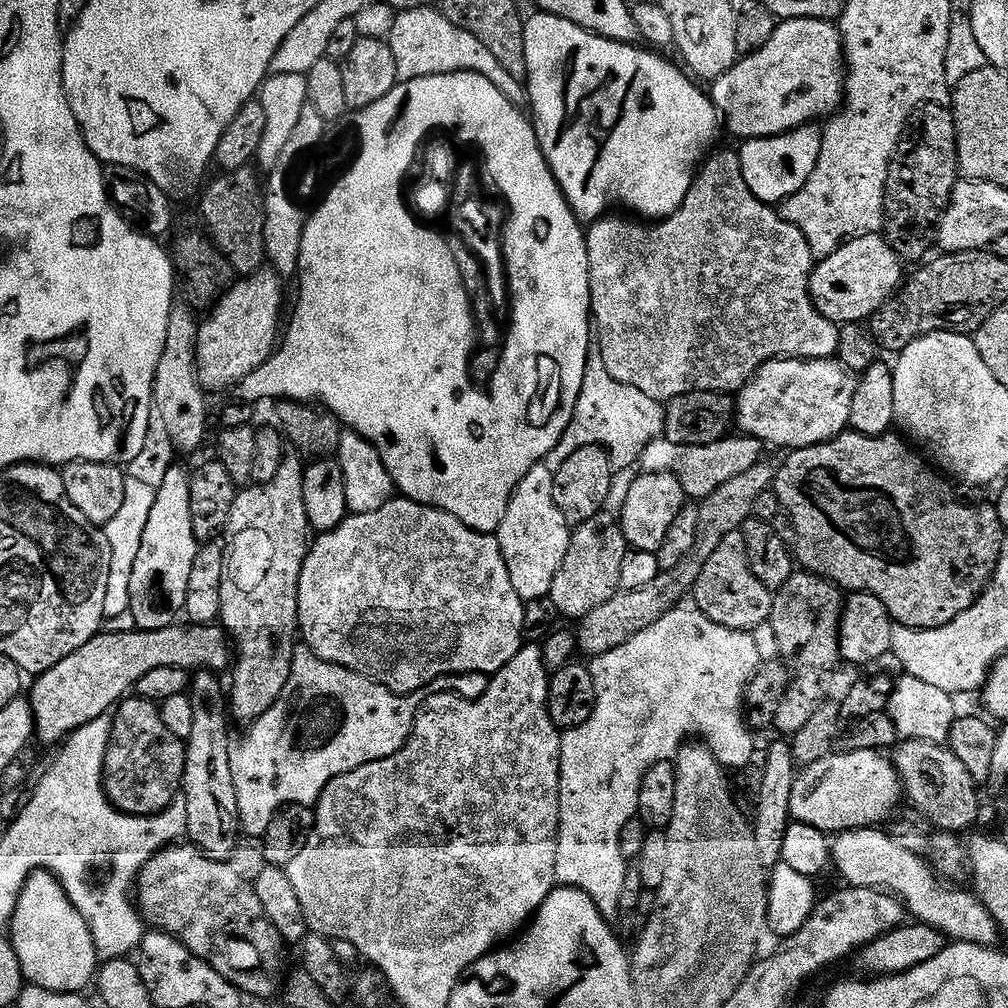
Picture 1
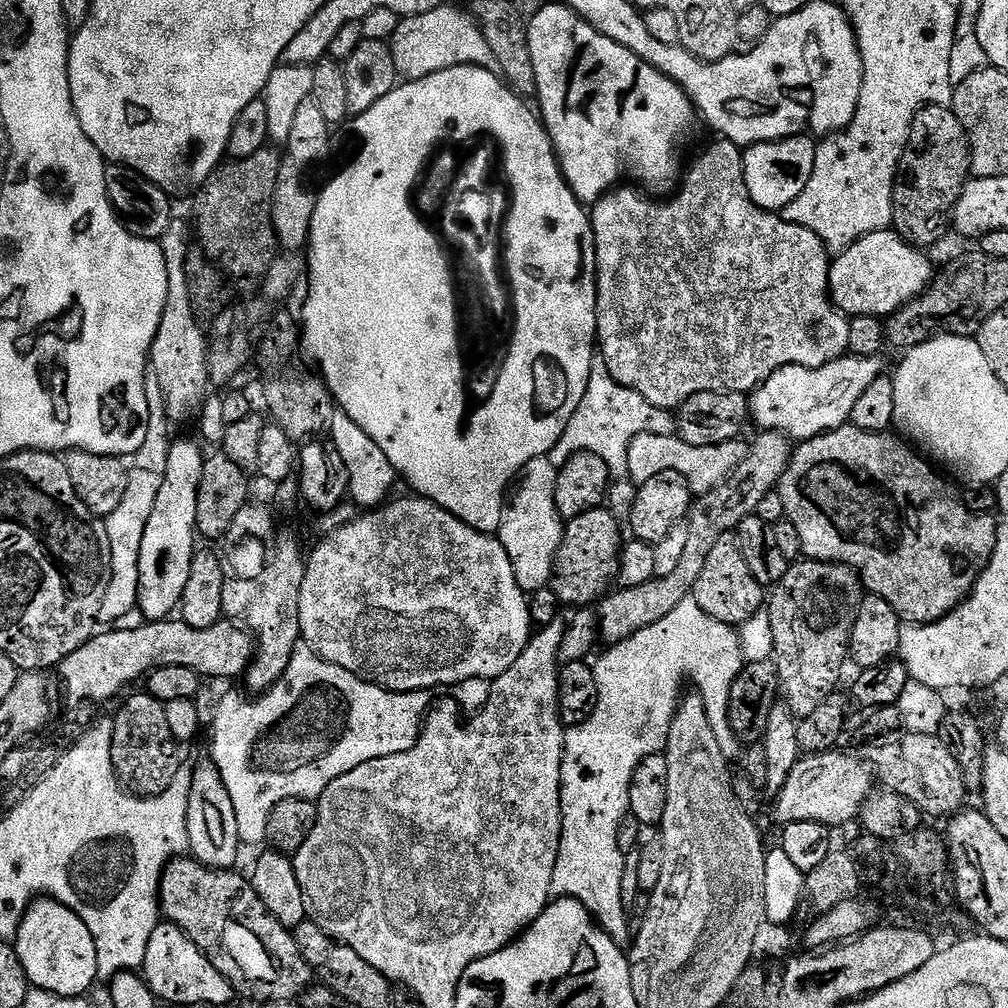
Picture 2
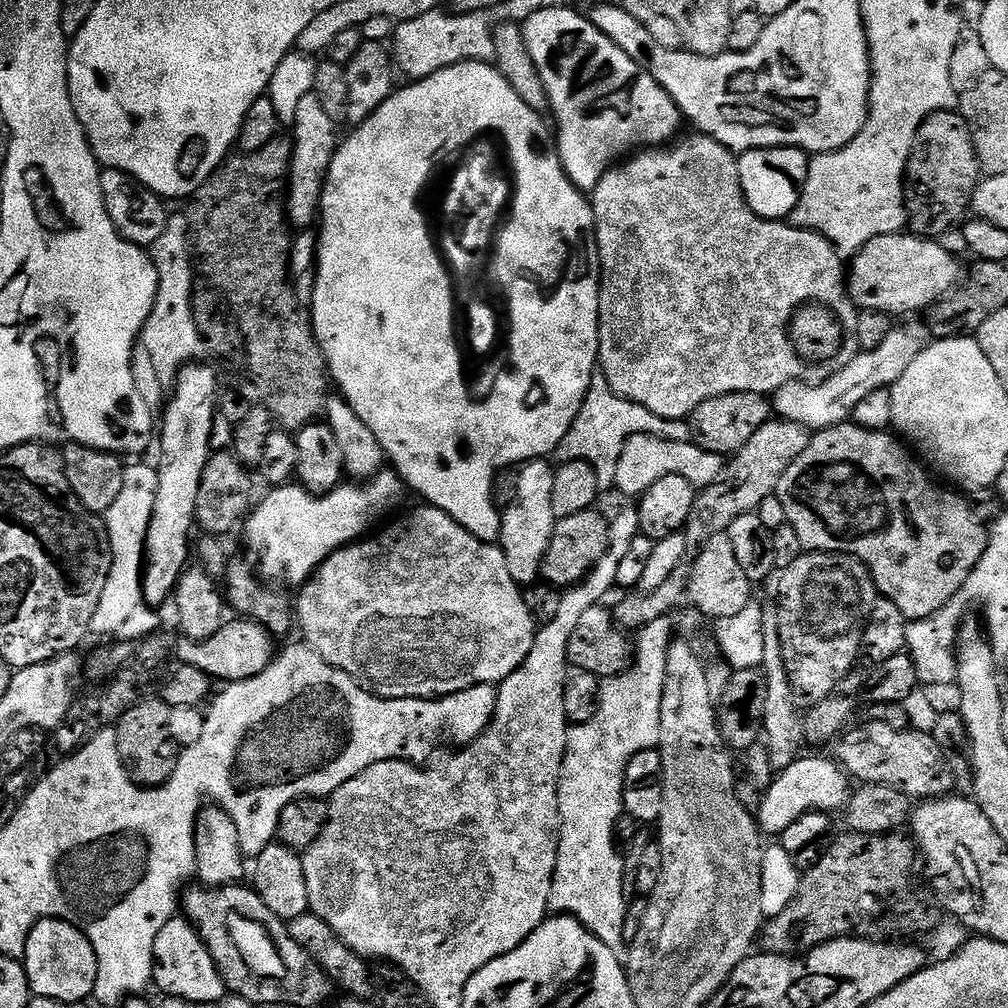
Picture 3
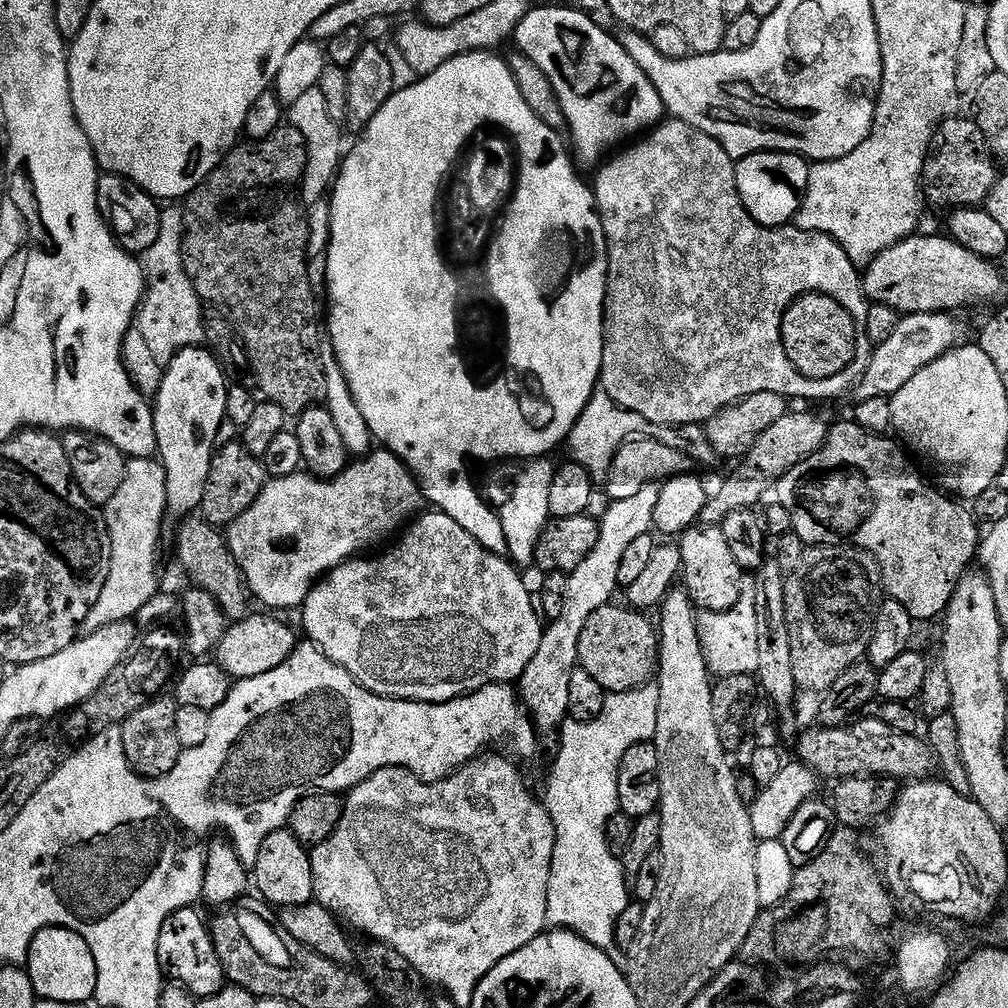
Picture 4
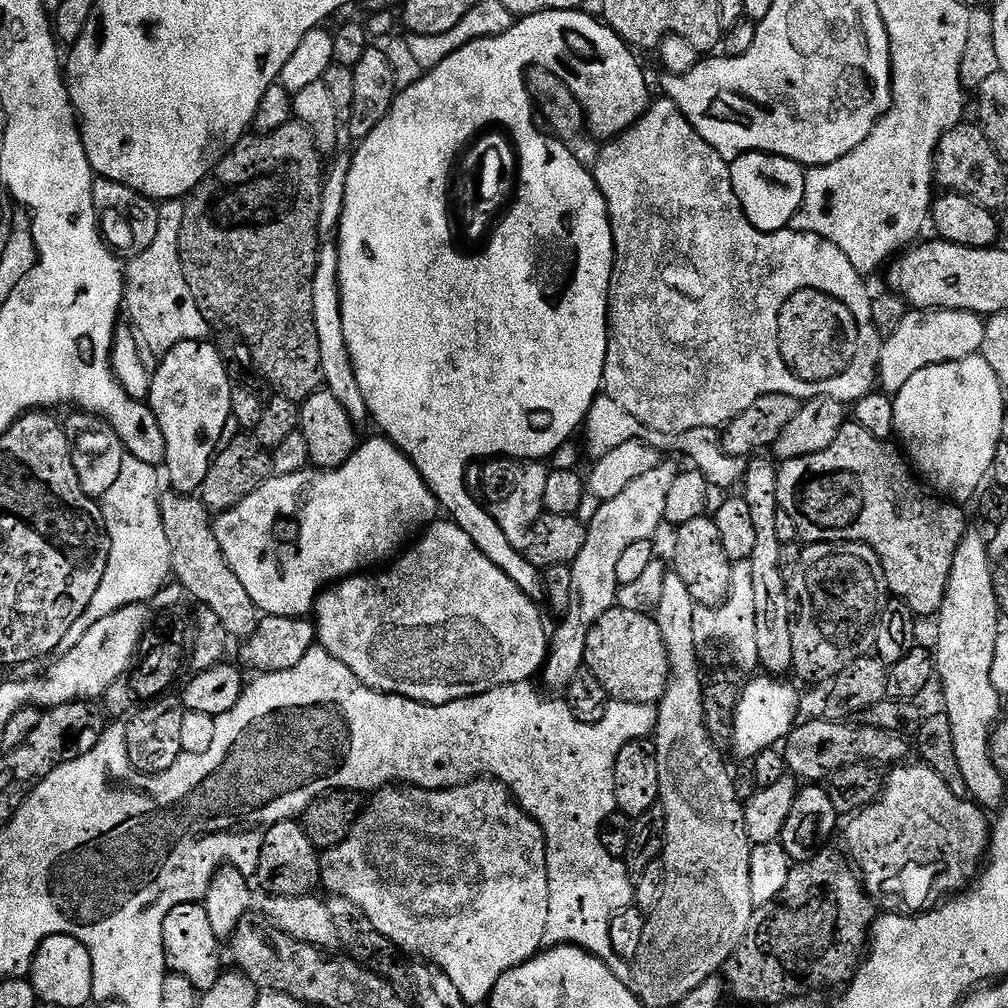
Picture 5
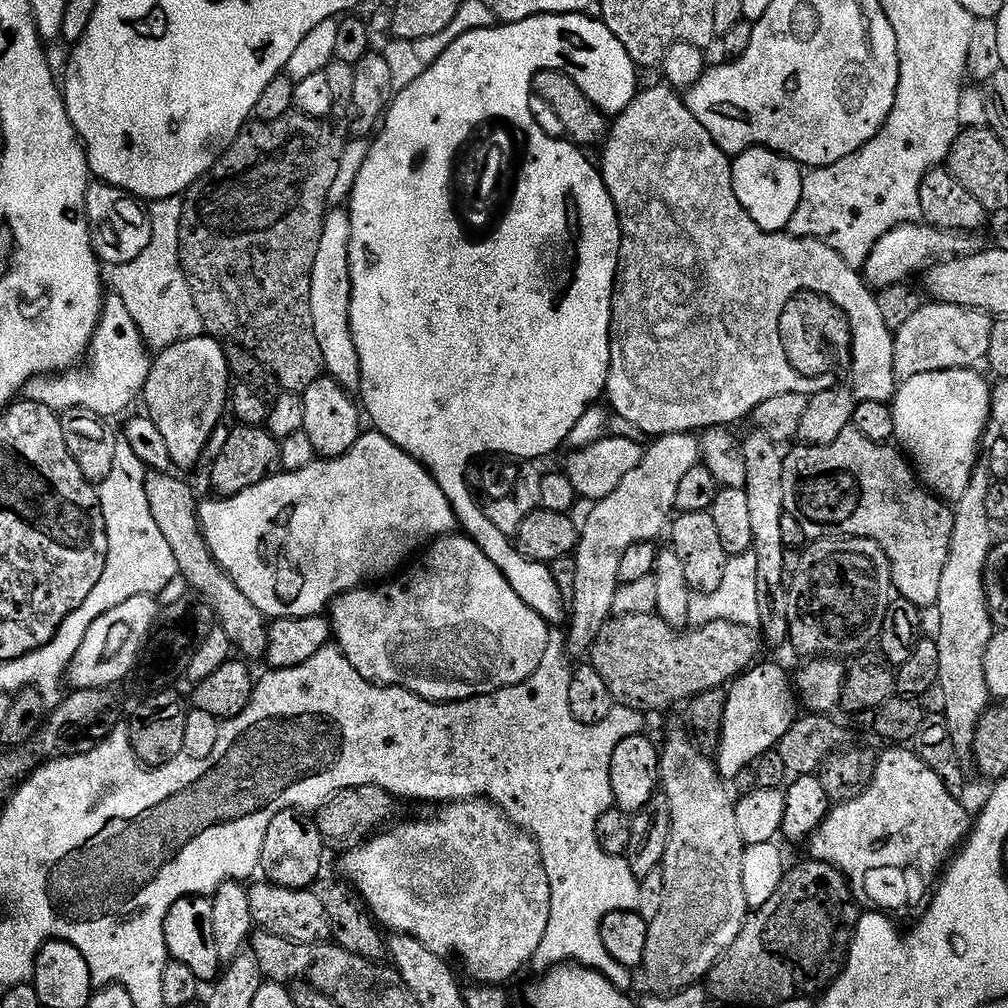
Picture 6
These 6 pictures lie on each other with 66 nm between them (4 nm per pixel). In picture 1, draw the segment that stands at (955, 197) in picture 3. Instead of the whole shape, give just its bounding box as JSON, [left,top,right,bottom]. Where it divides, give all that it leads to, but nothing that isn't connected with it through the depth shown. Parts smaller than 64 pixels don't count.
[884,104,959,261]

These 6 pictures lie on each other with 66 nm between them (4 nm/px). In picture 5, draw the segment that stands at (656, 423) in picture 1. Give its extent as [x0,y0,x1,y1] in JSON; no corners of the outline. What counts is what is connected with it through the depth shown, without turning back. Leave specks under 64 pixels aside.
[582,394,745,489]

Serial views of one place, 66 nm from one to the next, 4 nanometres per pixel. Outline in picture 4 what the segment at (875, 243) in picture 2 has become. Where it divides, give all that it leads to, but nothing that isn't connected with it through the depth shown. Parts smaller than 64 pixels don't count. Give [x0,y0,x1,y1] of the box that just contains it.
[862,234,1004,313]

